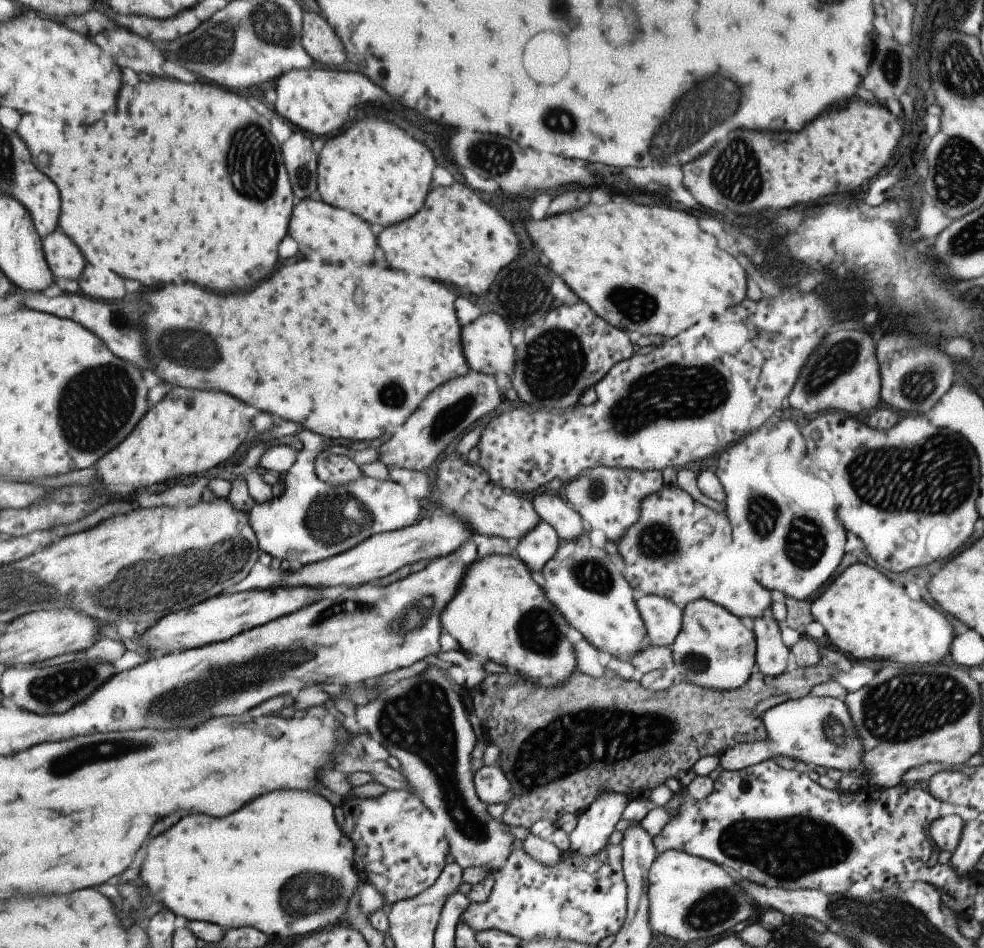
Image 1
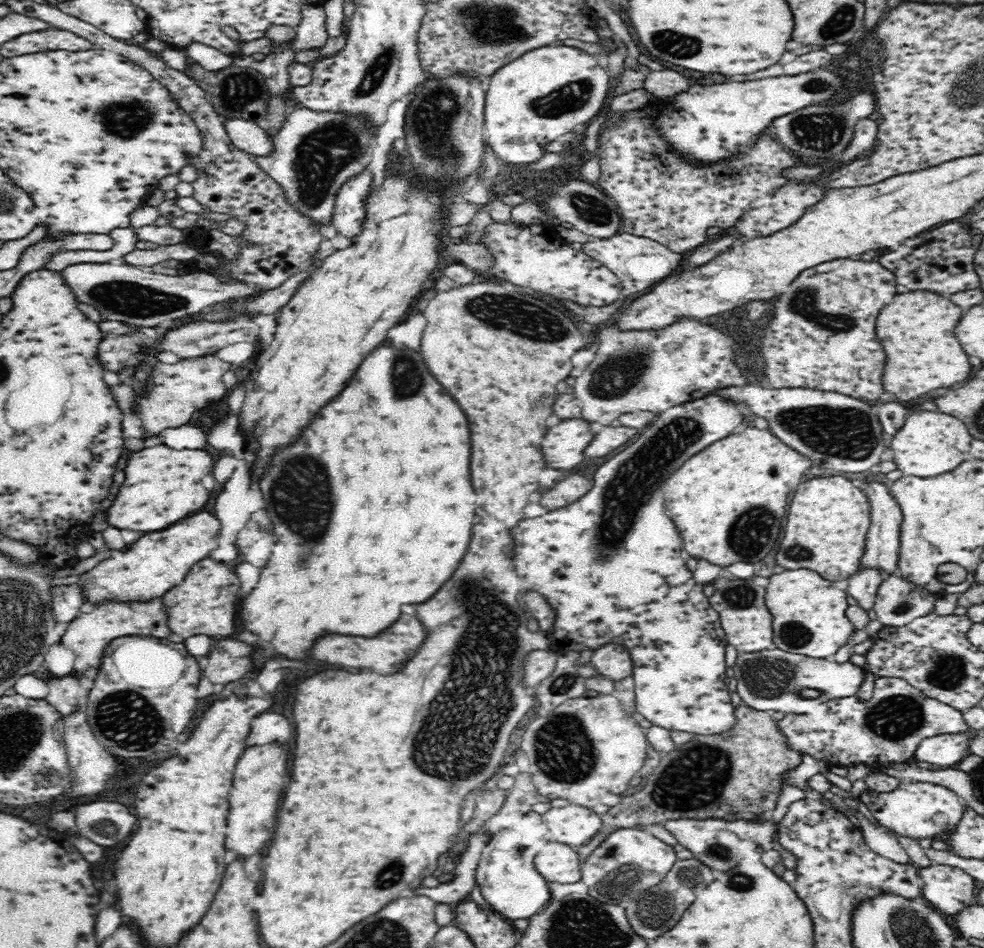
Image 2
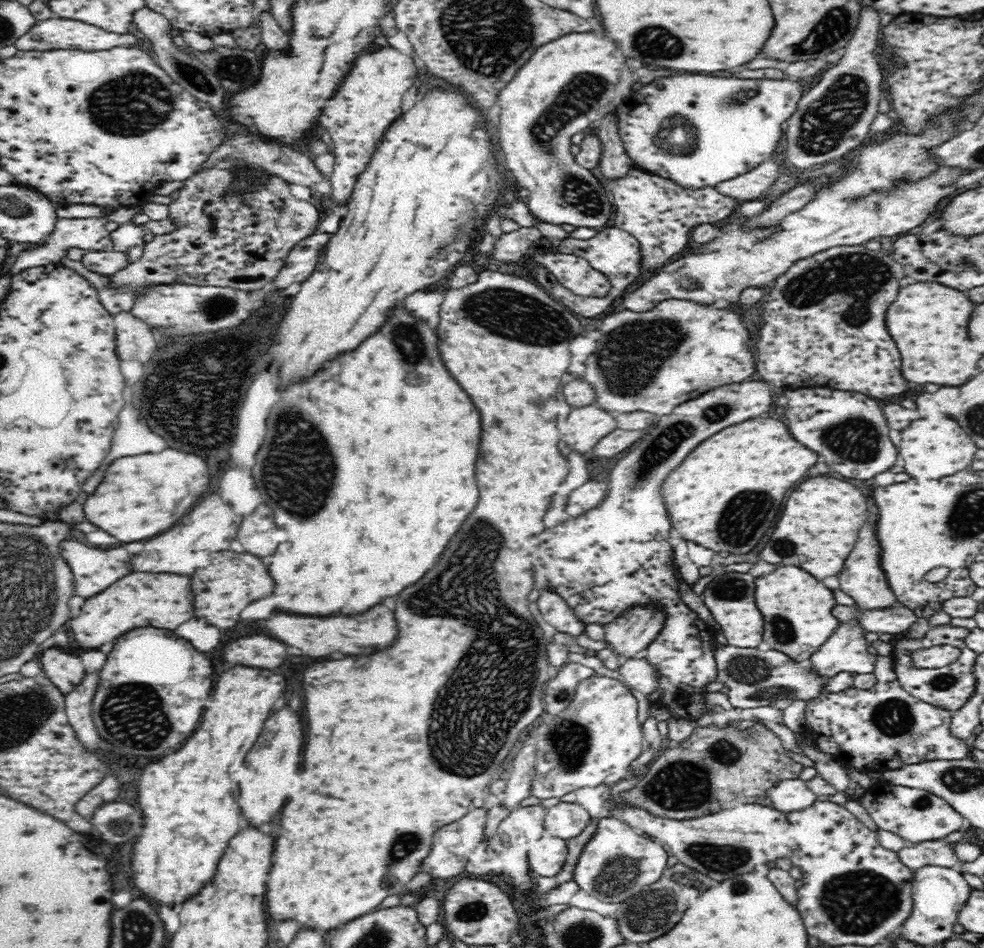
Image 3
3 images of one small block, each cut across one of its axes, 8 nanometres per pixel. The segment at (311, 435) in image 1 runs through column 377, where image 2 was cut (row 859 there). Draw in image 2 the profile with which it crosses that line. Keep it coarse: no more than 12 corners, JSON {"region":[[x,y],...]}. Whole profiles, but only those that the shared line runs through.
{"region":[[530,811],[493,833],[475,870],[490,907],[530,918],[551,901]]}

